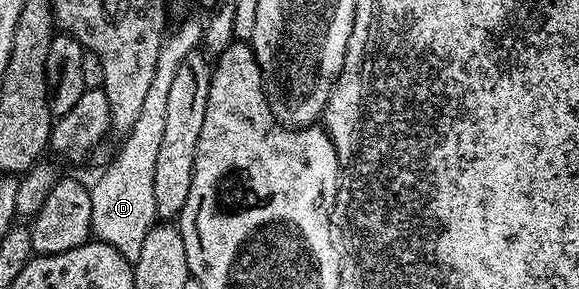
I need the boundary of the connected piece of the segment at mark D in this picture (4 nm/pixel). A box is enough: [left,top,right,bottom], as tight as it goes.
[90,21,203,263]

